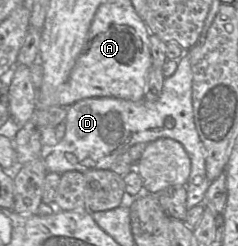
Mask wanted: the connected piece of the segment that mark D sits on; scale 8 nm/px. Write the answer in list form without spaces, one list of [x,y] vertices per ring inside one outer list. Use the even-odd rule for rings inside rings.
[[[189,52],[178,59],[176,72],[165,78],[161,95],[155,102],[132,102],[117,98],[85,98],[67,108],[66,134],[55,151],[44,158],[48,172],[109,170],[116,159],[136,144],[149,144],[159,138],[178,141],[191,160],[186,184],[187,209],[203,204],[210,181],[206,175],[205,147],[194,122],[192,68]]]

